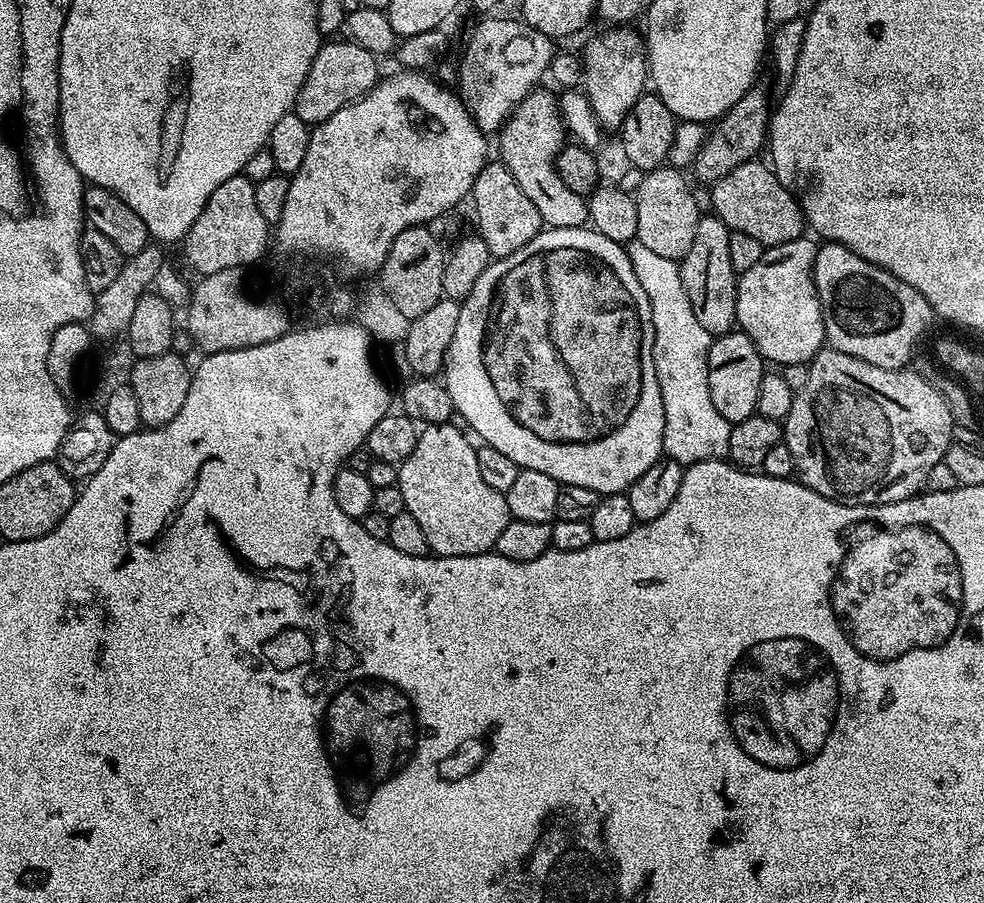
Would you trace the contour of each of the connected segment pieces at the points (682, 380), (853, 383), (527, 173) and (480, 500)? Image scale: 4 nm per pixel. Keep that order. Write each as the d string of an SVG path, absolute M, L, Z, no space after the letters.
M638 239L631 240L626 247L634 274L638 274L642 290L646 290L654 322L652 353L664 407L663 455L682 466L703 460L723 460L728 455L732 425L718 414L710 399L708 355L714 337L698 323L698 318L694 318L694 310L690 310L690 298L686 298L682 286L679 263L654 254Z
M831 346L821 348L819 354L808 364L808 369L810 382L806 382L805 388L796 393L794 402L790 406L790 414L782 421L782 443L790 446L790 454L794 454L795 475L799 483L826 498L839 500L841 504L893 504L917 495L924 488L926 474L930 474L932 467L942 463L946 450L954 443L954 436L952 436L954 423L950 406L939 389L931 383L929 377L911 372L911 367L908 366L902 368L874 366L870 362L862 362L862 358L842 354Z
M544 86L533 90L505 120L498 132L500 138L499 163L505 164L514 174L514 180L534 202L534 207L545 226L550 228L582 228L589 223L588 201L574 194L556 173L556 159L566 143L564 119L560 116L557 93L547 92Z
M449 422L420 428L420 437L410 458L398 465L398 487L402 490L404 511L414 514L414 519L422 525L429 549L435 555L483 556L495 549L498 534L506 530L510 519L508 503L503 492L490 490L490 485L478 471L477 445L471 444L454 425L455 423Z

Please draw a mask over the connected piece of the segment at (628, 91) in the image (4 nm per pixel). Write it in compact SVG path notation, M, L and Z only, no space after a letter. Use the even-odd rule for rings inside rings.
M612 26L608 32L600 32L582 51L583 61L583 83L582 91L587 96L590 106L594 110L596 120L600 124L601 129L612 130L619 129L623 124L626 114L634 106L634 102L638 102L640 96L645 95L646 85L649 83L648 75L648 53L646 51L646 40L643 35L640 36L635 32L632 26Z

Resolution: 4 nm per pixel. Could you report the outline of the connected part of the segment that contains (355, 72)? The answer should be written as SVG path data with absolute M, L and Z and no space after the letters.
M340 39L321 43L318 54L314 54L314 62L310 62L310 74L306 74L302 90L298 90L294 111L309 126L326 122L330 114L338 114L338 110L352 104L359 96L364 96L378 83L381 75L380 68L376 65L379 64L377 57L370 50L353 44L351 39Z

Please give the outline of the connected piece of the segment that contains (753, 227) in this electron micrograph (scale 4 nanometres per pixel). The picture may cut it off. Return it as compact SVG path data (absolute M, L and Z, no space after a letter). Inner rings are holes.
M748 161L716 180L710 188L711 209L729 231L747 234L765 247L773 248L801 239L806 221L799 200L782 186L770 166L761 162Z

